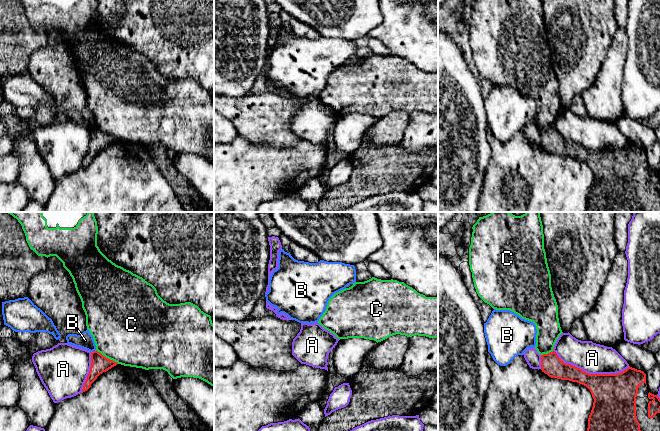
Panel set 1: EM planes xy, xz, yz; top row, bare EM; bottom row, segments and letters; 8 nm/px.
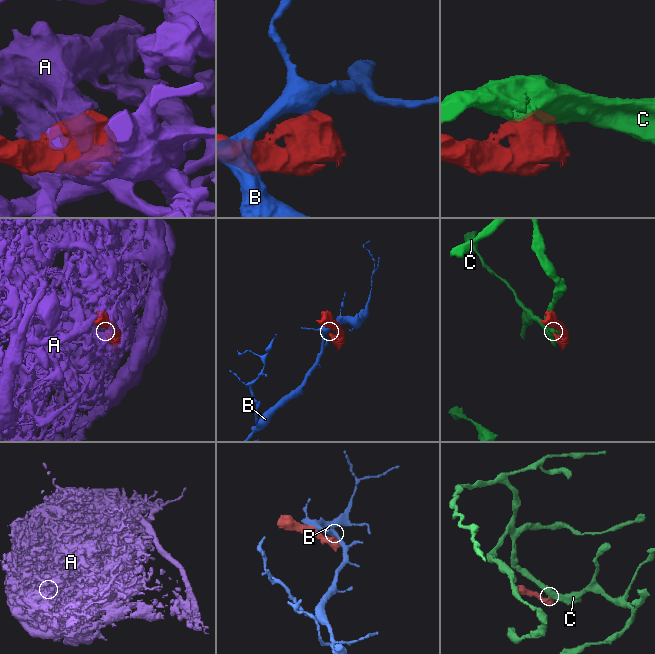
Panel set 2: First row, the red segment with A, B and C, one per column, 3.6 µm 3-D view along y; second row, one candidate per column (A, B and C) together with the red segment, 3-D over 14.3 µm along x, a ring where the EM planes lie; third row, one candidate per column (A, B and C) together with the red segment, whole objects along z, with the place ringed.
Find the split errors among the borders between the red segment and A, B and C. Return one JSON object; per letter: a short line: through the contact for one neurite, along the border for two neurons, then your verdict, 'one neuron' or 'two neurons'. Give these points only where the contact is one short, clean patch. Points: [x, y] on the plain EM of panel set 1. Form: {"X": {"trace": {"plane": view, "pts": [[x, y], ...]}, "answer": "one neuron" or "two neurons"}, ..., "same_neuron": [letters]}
{"A": {"answer": "two neurons"}, "B": {"answer": "two neurons"}, "C": {"trace": {"plane": "xy", "pts": [[96, 126], [118, 139]]}, "answer": "two neurons"}, "same_neuron": []}

